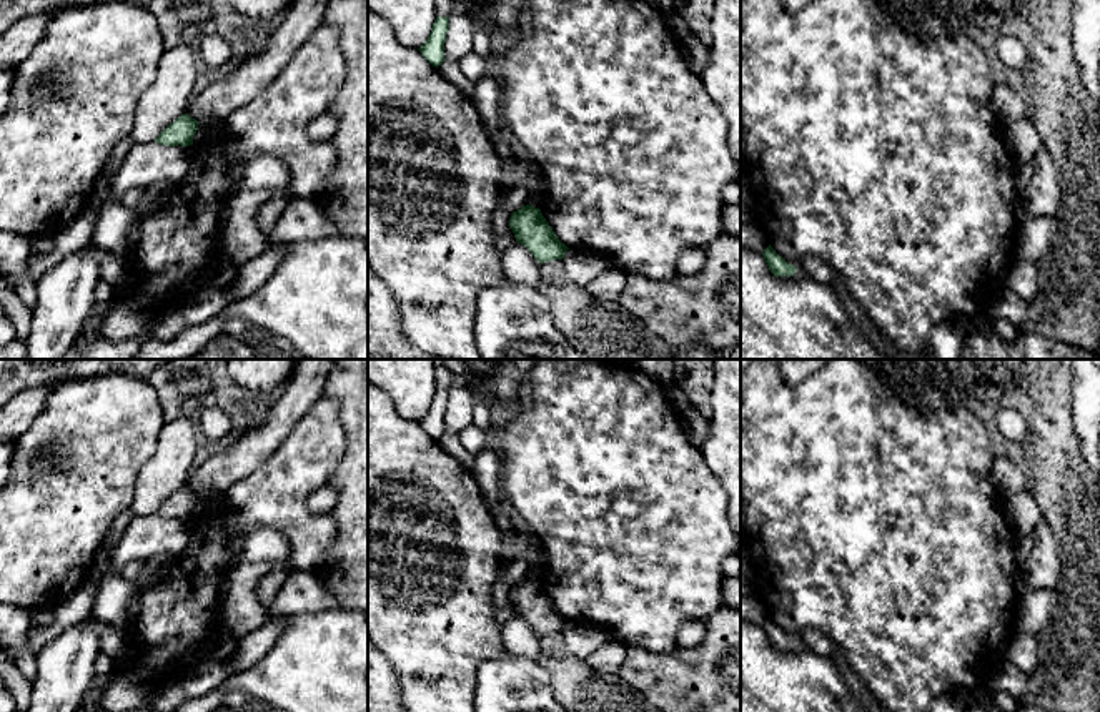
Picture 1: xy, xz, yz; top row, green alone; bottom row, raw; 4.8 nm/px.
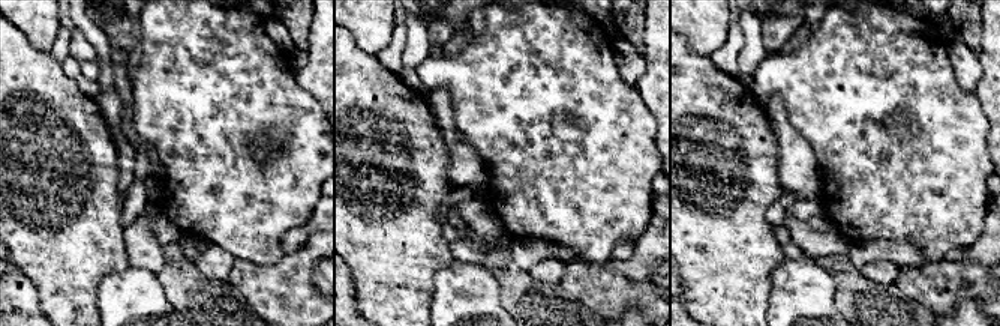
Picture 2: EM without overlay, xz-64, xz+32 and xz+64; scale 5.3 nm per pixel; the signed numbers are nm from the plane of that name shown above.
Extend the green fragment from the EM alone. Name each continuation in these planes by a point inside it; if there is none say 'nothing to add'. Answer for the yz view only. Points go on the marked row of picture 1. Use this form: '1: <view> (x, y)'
nothing to add

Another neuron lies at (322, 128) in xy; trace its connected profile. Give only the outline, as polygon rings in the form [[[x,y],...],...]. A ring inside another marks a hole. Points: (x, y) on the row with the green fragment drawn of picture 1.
[[[331,113],[316,116],[310,126],[308,135],[315,141],[330,141],[338,128],[338,118]]]

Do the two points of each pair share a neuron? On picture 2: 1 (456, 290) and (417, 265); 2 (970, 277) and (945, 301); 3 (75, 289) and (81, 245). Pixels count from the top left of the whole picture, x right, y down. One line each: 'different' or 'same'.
1: different
2: same
3: same

